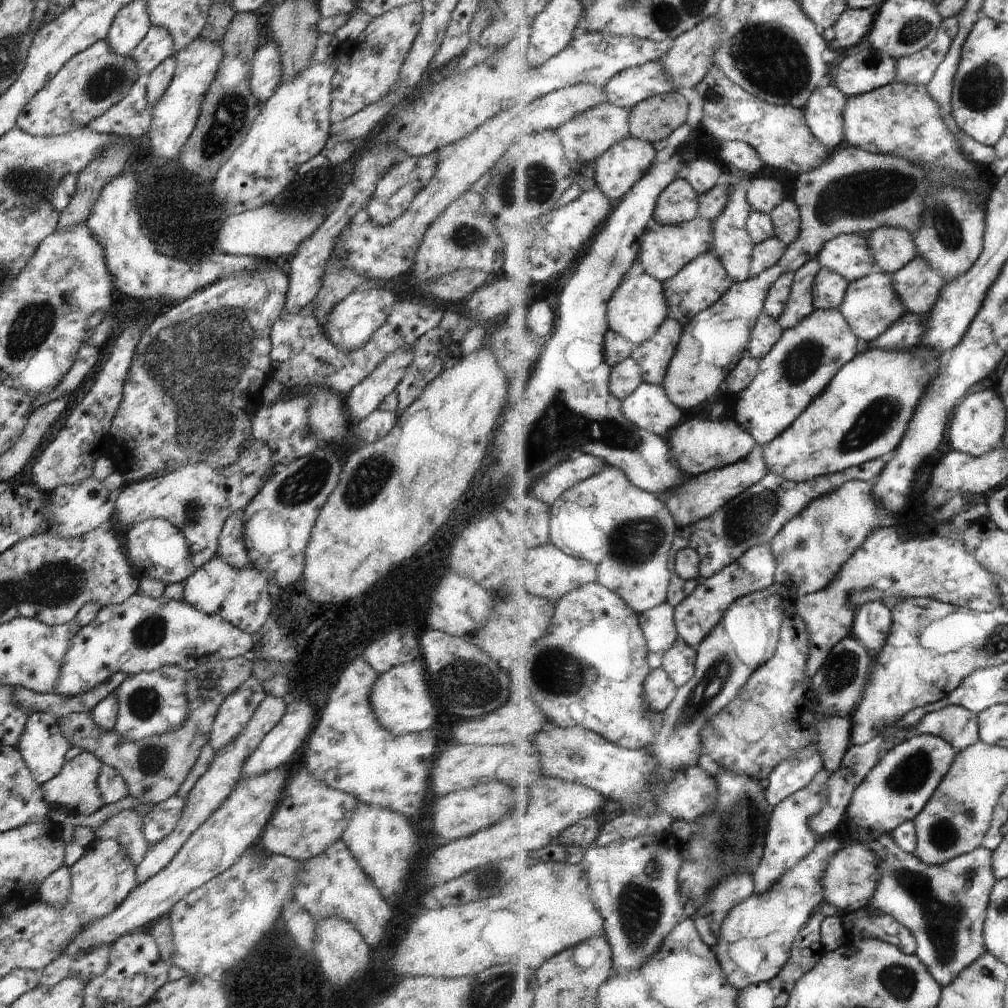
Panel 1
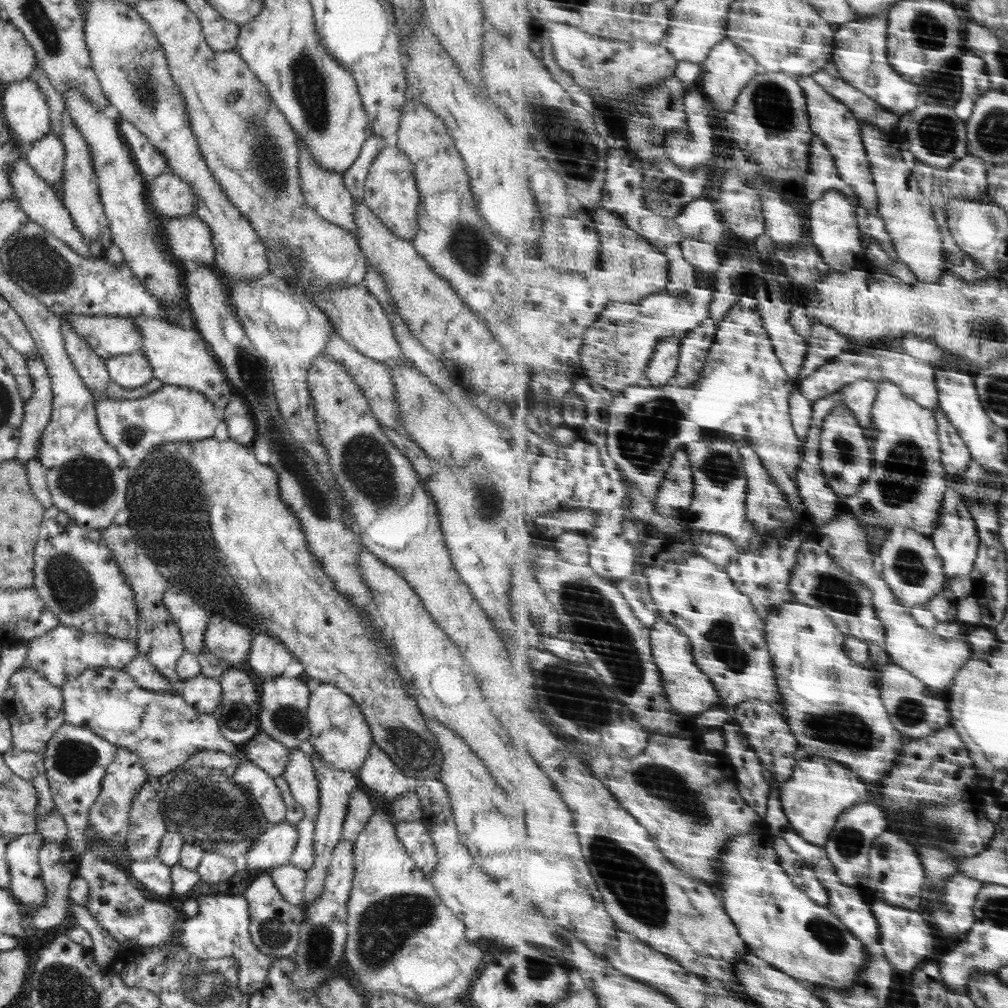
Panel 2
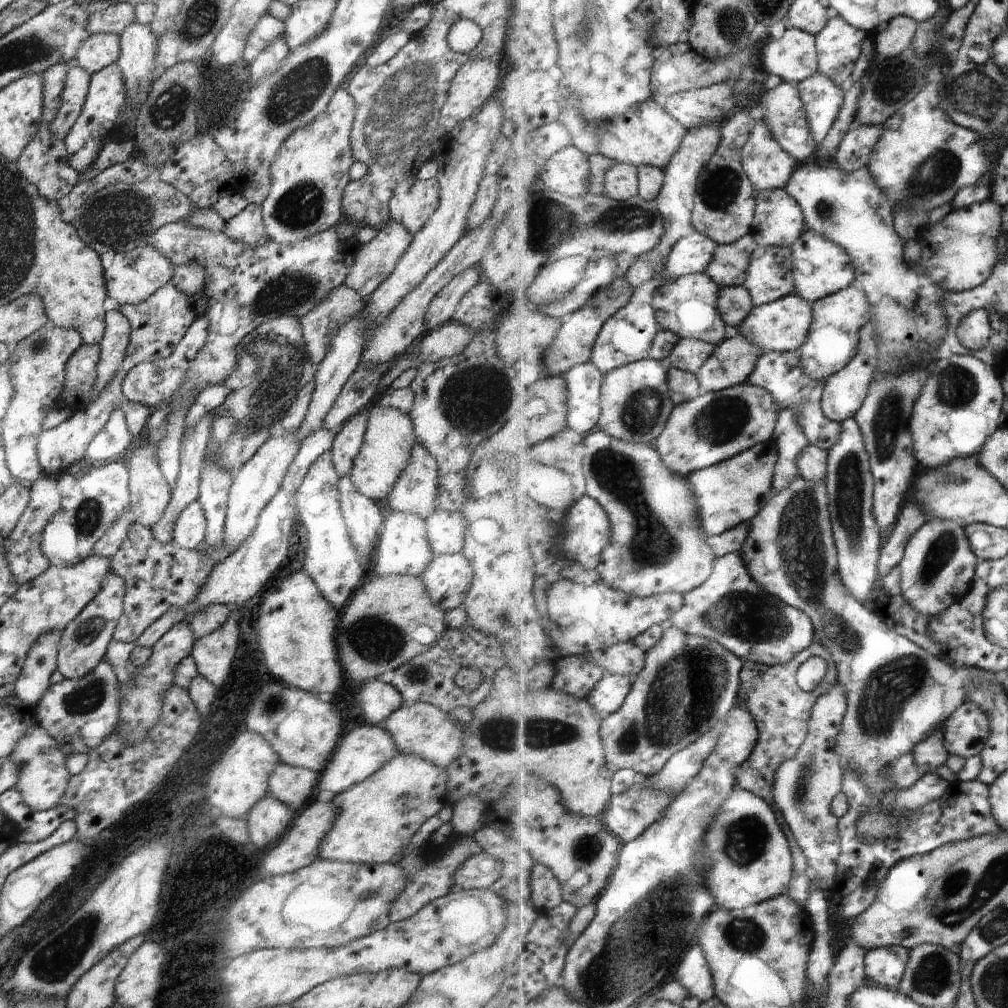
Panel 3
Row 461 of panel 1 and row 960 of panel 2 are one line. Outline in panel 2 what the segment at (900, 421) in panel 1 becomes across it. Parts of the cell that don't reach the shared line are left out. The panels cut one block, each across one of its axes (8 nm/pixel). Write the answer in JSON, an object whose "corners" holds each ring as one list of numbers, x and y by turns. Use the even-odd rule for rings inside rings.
{"corners":[[761,826,753,834,749,832,748,835,733,838,728,845,722,861,721,884,717,888,728,916,740,929,741,938,745,939,753,954,776,965,783,972,789,973,789,976,828,987,839,993,853,989,860,984,861,974,869,964,866,944,841,922,839,916,827,910,826,906,817,904,808,892,791,880,781,867,774,837]]}

